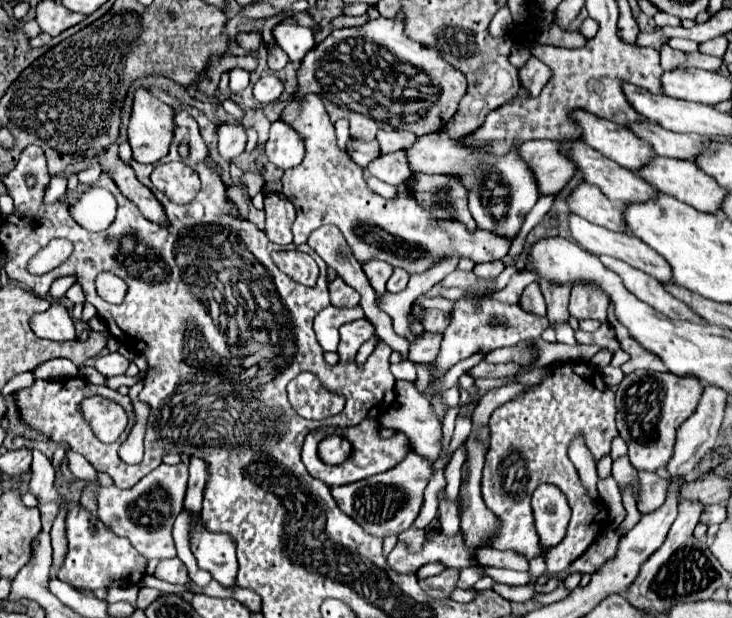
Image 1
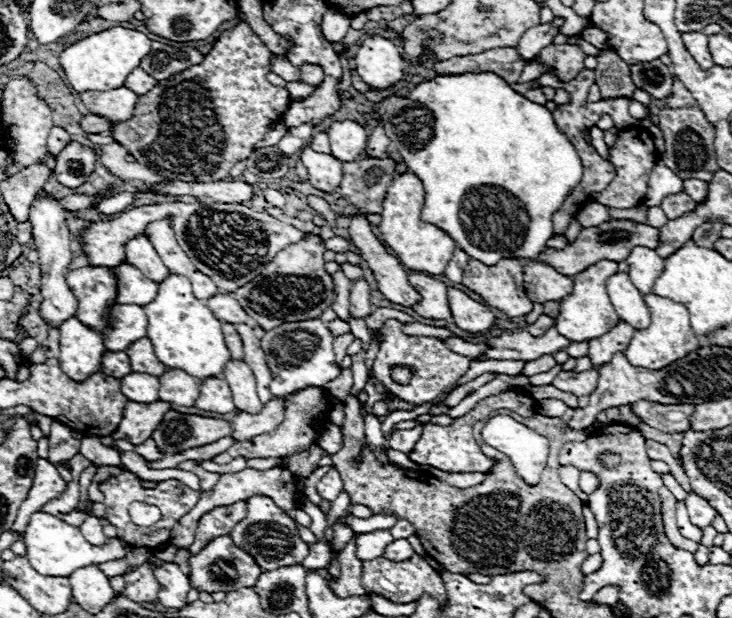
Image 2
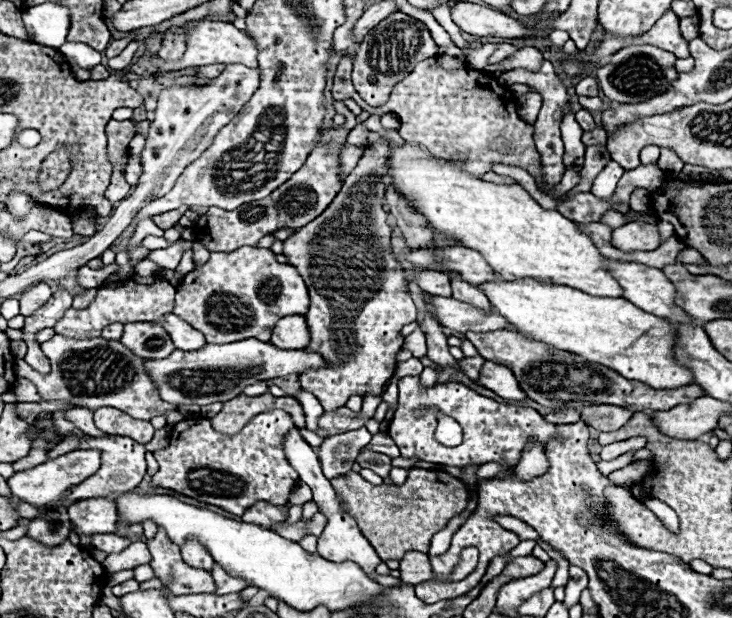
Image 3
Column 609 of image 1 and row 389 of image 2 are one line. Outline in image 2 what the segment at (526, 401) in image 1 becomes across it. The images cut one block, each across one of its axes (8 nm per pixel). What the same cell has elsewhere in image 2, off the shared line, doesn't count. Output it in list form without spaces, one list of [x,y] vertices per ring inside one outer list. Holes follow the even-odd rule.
[[[386,320],[382,326],[382,348],[378,352],[378,356],[374,358],[374,366],[372,366],[372,374],[378,382],[384,384],[384,388],[388,390],[390,396],[398,396],[400,400],[408,402],[408,404],[420,404],[426,401],[432,401],[441,392],[452,391],[460,380],[460,376],[464,376],[468,372],[470,360],[466,356],[460,356],[452,350],[448,350],[444,346],[442,340],[438,338],[412,338],[412,336],[404,336],[400,332],[400,322],[398,320]],[[394,366],[408,366],[414,374],[410,378],[408,384],[398,384],[392,380],[392,368]]]

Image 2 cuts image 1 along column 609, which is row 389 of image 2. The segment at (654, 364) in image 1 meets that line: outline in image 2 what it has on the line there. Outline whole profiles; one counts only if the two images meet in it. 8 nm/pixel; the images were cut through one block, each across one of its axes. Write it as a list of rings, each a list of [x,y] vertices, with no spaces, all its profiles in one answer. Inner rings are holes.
[[[308,388],[298,392],[296,396],[292,396],[286,402],[286,416],[284,422],[280,424],[280,428],[266,432],[262,436],[256,436],[252,440],[244,440],[244,442],[235,442],[228,450],[215,456],[214,462],[218,464],[226,464],[239,455],[244,455],[246,458],[286,458],[292,452],[304,450],[310,444],[314,444],[326,424],[326,404],[322,402],[324,394],[322,388]],[[308,418],[314,418],[314,424],[308,424]]]

